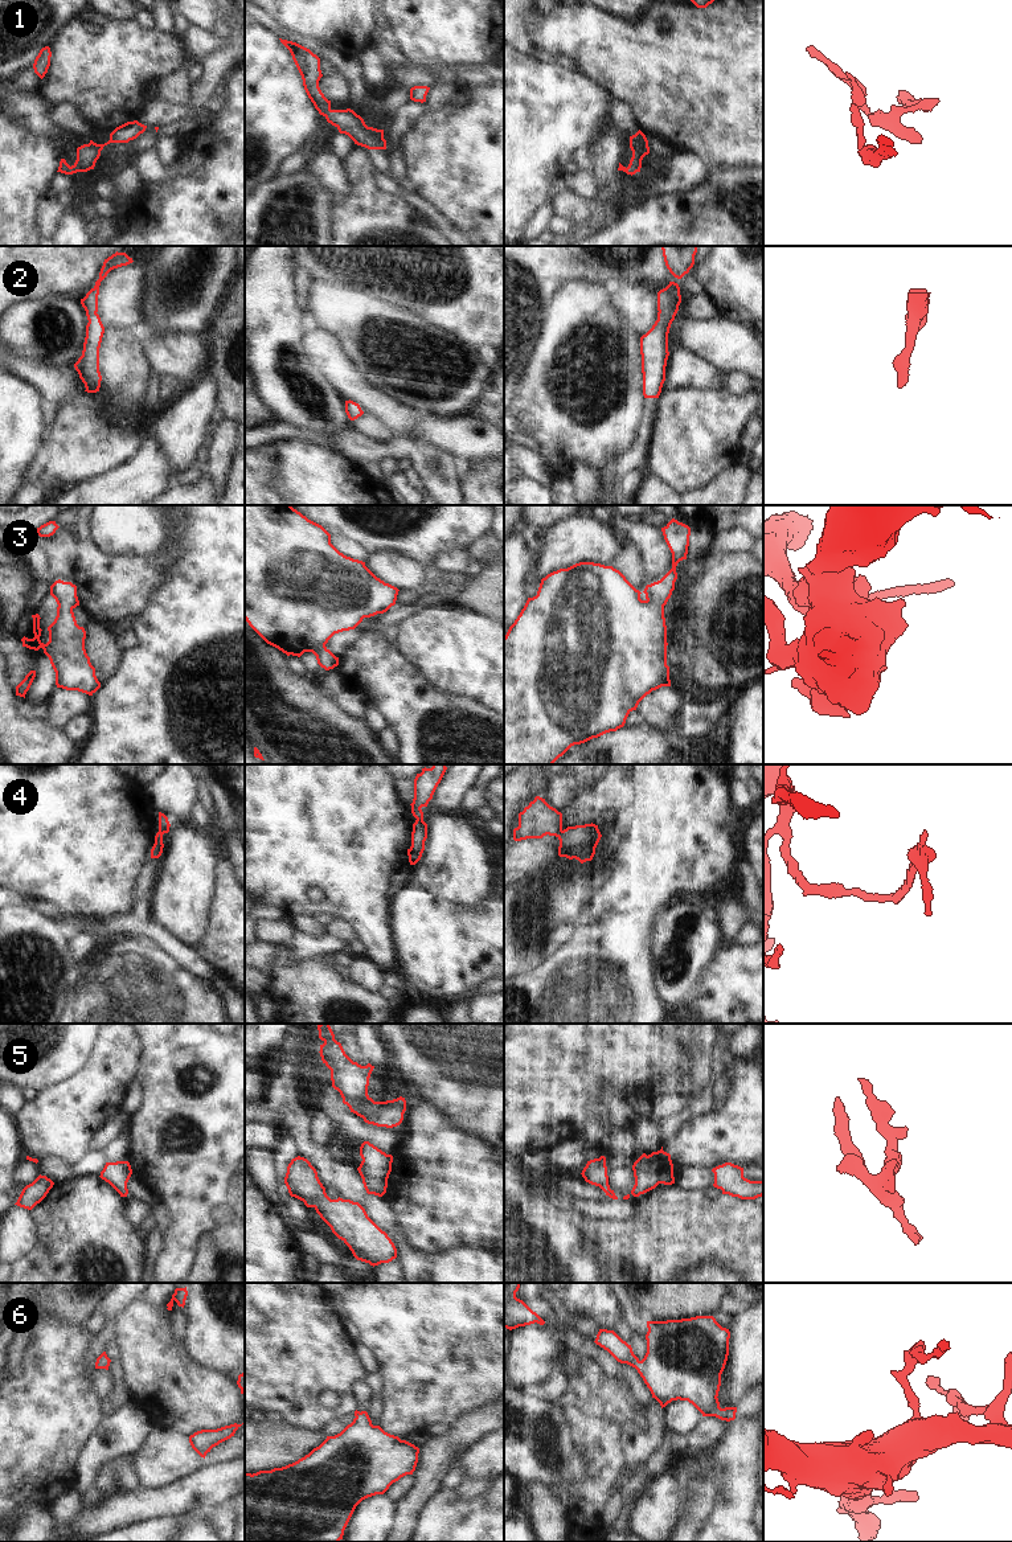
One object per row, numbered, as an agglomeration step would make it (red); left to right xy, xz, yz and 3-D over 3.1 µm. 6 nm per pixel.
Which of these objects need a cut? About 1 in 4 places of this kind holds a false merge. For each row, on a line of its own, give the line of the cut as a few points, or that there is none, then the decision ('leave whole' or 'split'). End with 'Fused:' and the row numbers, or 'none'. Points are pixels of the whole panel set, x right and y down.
1: cut none; leave whole
2: cut none; leave whole
3: cut none; leave whole
4: cut yz (561, 829), (557, 836); split
5: cut none; leave whole
6: cut none; leave whole
Fused: 4

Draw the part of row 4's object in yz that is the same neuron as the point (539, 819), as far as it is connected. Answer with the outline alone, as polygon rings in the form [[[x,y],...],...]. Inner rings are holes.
[[[536,796],[523,812],[519,813],[519,827],[513,829],[513,840],[558,837],[562,831],[562,813],[550,807],[545,799]]]

